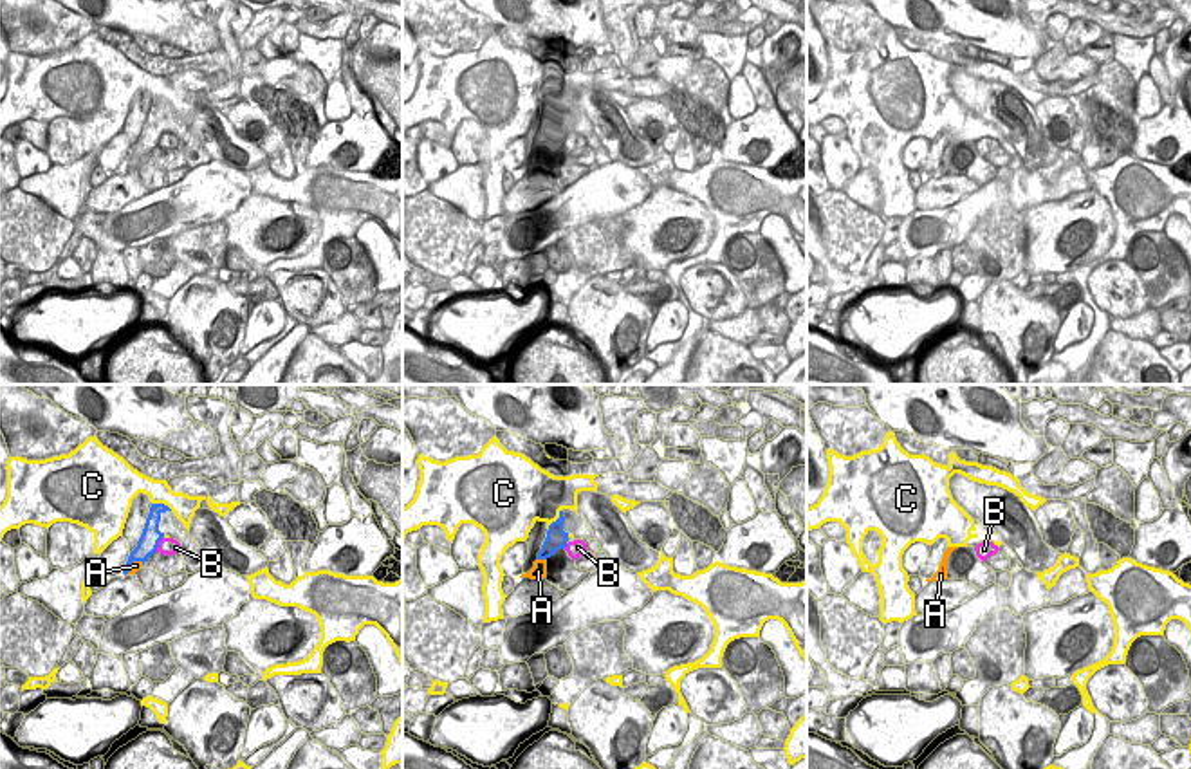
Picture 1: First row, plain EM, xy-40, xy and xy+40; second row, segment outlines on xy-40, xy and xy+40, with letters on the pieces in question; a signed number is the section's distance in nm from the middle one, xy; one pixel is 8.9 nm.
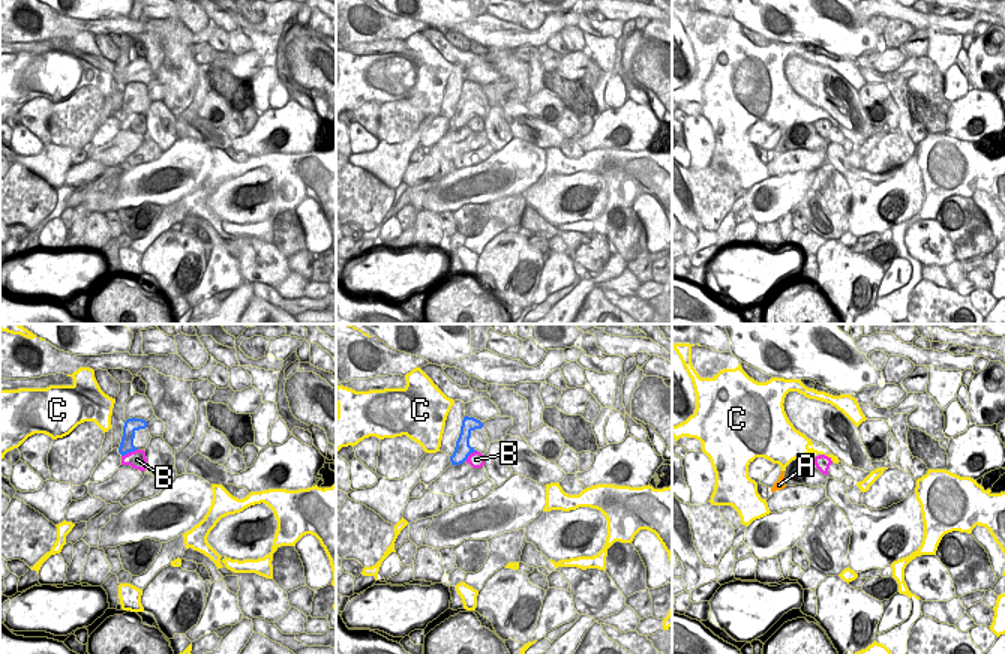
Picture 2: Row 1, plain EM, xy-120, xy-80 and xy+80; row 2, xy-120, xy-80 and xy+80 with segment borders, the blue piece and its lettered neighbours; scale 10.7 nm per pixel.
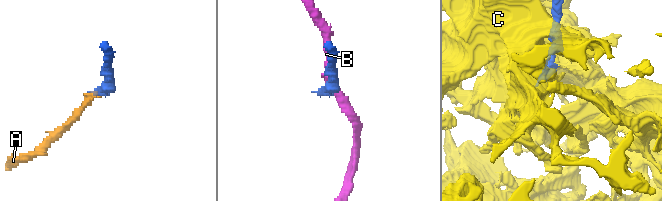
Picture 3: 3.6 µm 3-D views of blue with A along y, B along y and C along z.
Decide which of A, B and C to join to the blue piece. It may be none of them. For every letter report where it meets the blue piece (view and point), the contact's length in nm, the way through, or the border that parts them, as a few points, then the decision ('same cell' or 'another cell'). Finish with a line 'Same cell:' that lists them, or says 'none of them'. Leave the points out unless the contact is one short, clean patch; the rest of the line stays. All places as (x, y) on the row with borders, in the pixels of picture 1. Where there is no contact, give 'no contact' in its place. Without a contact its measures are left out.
A: contact xy (542, 558); length 80 nm; way xy (556, 538), (542, 558), (538, 571); same cell
B: contact xy-40 (157, 544); length 160 nm; border xy-40 (163, 537), (156, 551); another cell
C: contact xy-40 (163, 504); length 200 nm; another cell
Same cell: A

